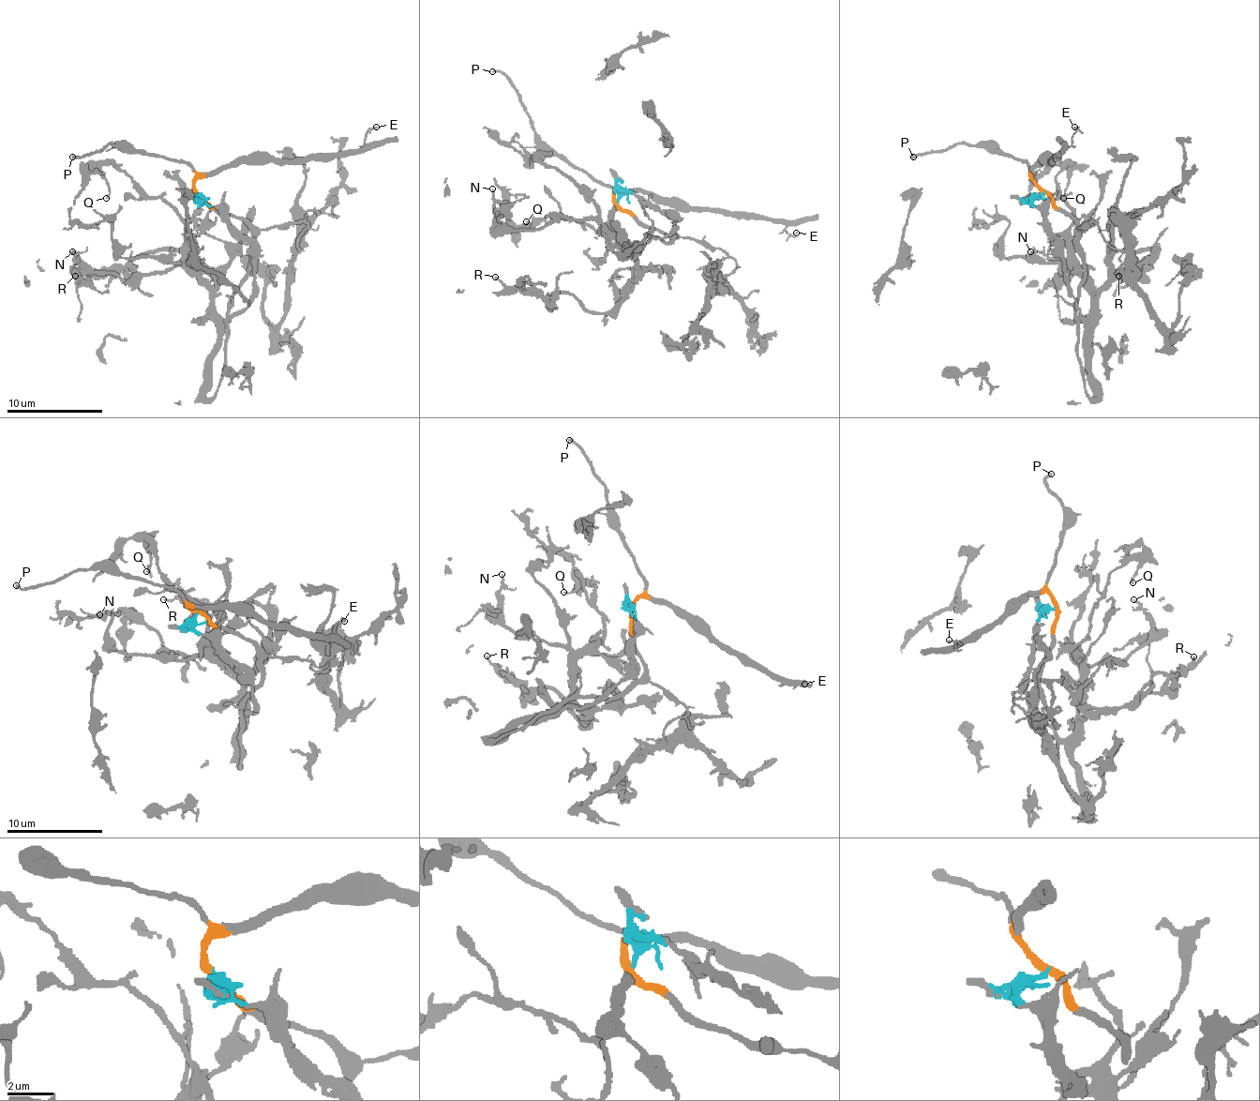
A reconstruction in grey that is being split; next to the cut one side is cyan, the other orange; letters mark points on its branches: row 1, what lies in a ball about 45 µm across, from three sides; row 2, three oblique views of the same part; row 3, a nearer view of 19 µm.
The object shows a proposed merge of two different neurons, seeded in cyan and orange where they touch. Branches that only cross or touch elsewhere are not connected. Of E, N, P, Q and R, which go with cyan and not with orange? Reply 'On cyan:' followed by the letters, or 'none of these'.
On cyan: N, Q, R

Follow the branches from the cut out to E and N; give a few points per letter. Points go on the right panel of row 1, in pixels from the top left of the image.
E: (1044, 191), (1032, 181), (1032, 170), (1040, 162), (1049, 162), (1066, 145), (1075, 133), (1073, 127)
N: (1044, 191), (1032, 203), (1086, 318), (1090, 290), (1064, 265), (1066, 282), (1071, 273), (1030, 251)

